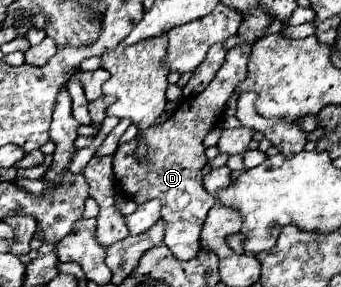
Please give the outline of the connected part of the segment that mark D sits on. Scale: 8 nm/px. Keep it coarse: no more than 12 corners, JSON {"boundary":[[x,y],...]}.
{"boundary":[[251,47],[227,53],[211,85],[113,157],[129,199],[161,199],[163,243],[189,261],[215,199],[203,137],[247,77]]}

